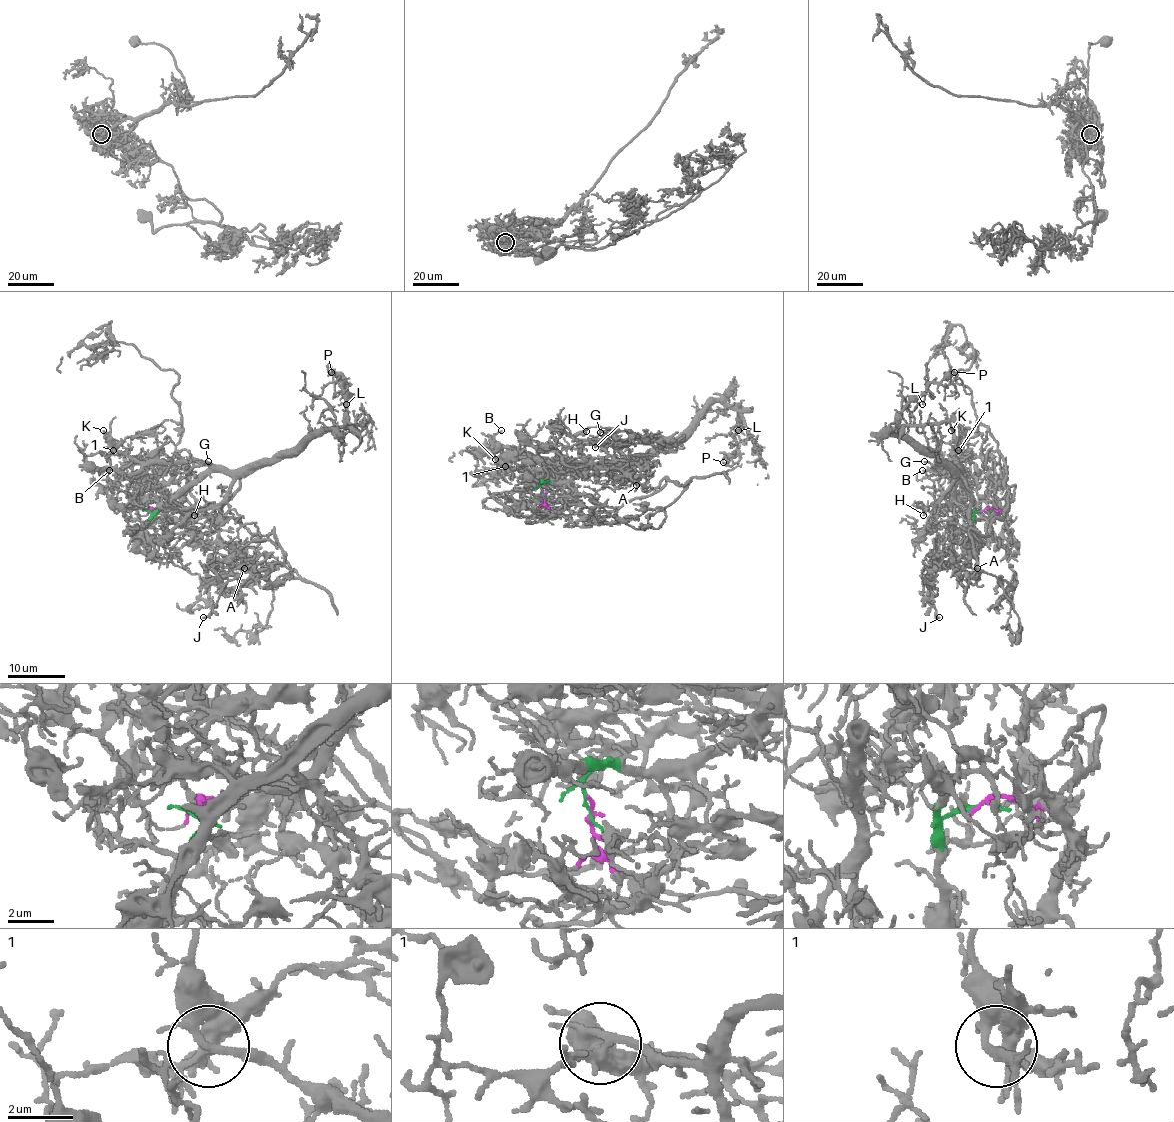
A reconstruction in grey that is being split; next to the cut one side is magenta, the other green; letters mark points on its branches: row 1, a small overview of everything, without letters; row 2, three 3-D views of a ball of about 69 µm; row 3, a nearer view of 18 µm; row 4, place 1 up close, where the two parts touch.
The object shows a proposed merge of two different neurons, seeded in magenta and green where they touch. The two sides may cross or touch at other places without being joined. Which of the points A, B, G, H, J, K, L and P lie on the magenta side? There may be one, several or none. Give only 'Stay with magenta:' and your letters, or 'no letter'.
Stay with magenta: A, J

